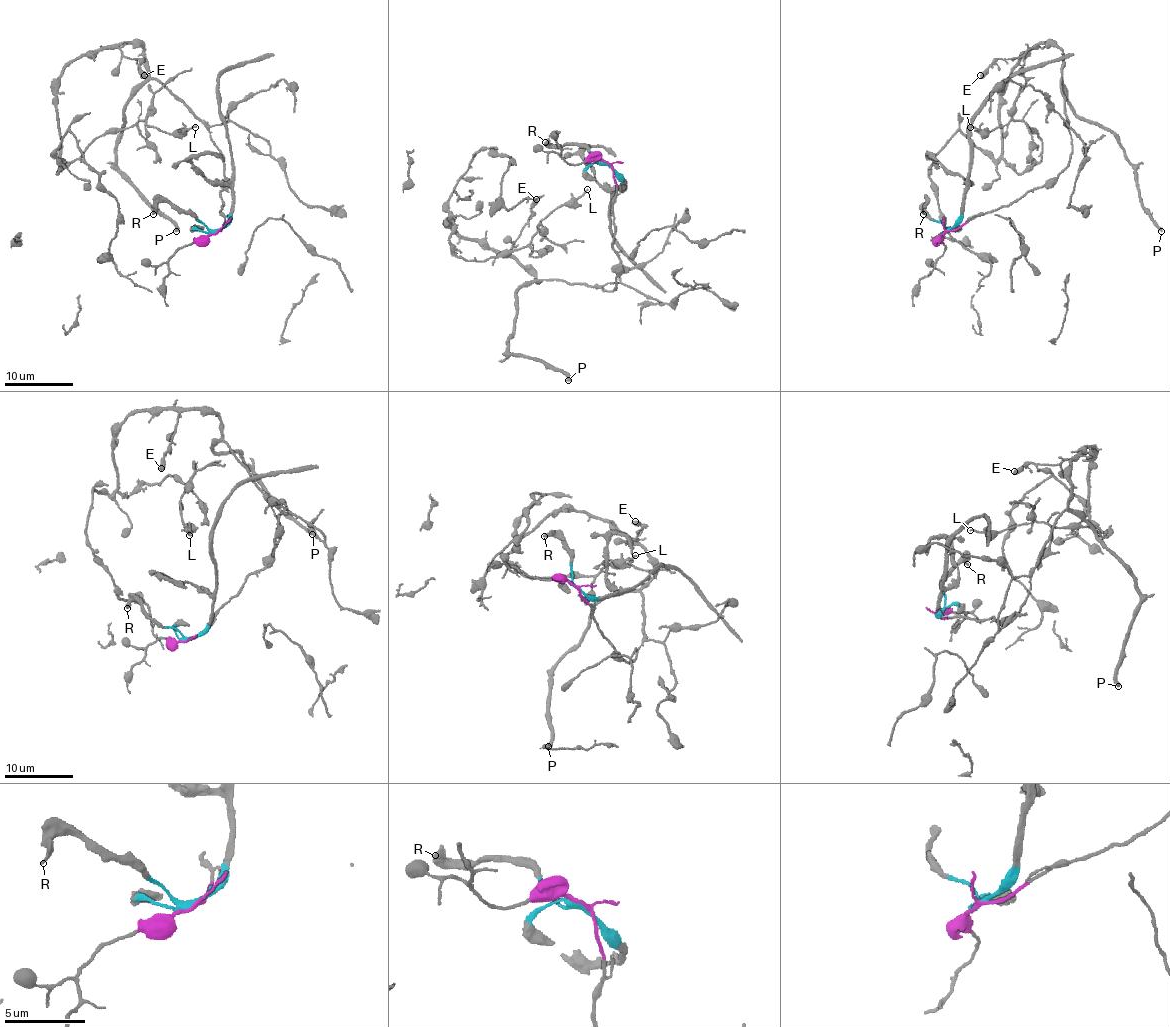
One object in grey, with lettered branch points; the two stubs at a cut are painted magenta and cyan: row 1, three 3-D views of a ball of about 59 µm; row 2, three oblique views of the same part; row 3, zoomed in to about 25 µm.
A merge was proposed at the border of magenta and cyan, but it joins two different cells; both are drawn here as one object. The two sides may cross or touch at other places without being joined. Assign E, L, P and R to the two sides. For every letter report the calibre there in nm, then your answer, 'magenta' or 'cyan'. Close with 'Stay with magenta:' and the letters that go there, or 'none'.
E: 550 nm | magenta
L: 160 nm | magenta
P: 400 nm | magenta
R: 260 nm | cyan
Stay with magenta: E, L, P

